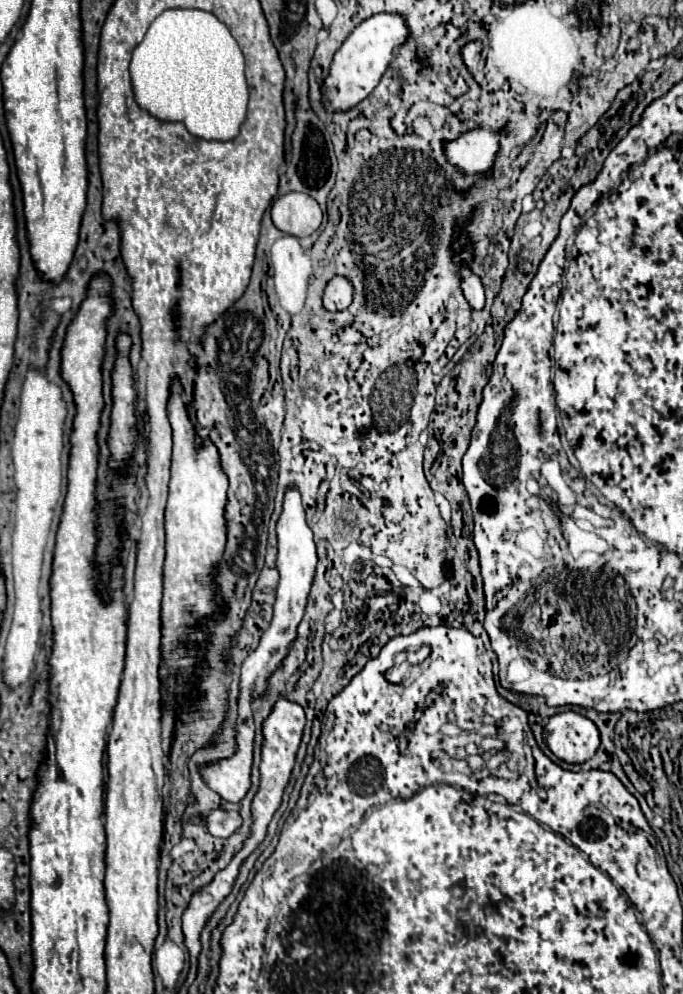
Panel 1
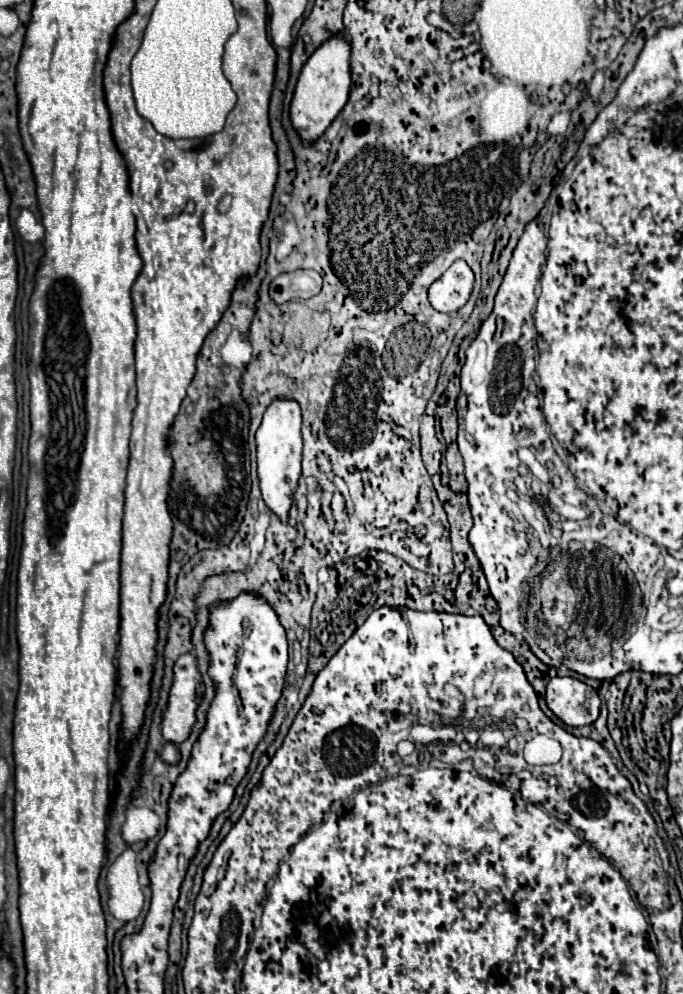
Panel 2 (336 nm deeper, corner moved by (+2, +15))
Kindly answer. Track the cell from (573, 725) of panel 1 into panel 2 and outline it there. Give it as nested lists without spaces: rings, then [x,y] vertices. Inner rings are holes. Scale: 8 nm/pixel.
[[[551,678],[545,700],[551,712],[567,726],[587,726],[599,716],[601,700],[597,692],[577,678]]]

